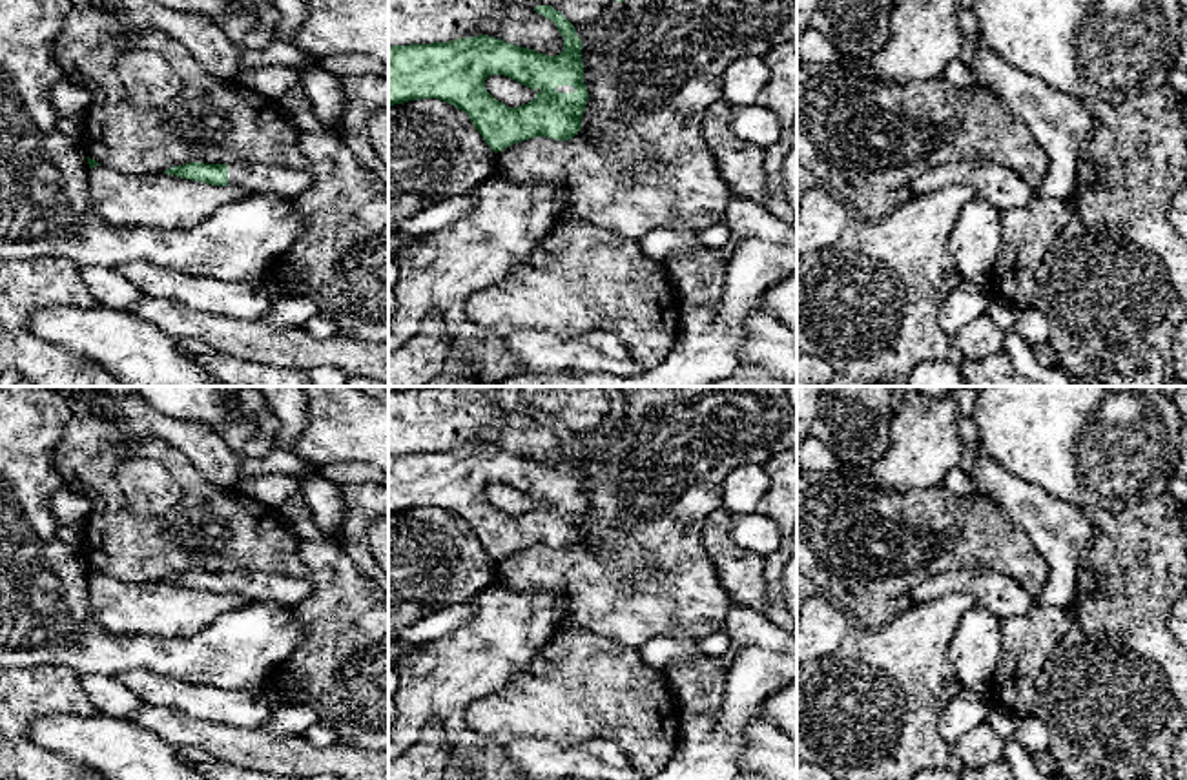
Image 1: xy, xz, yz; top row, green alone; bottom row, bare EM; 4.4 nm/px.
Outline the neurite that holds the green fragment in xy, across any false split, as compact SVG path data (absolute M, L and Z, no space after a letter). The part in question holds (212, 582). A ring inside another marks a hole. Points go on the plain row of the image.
M190 570L166 578L168 583L206 590L212 594L244 596L252 603L275 603L295 607L314 592L310 576L286 578L261 570L204 572Z

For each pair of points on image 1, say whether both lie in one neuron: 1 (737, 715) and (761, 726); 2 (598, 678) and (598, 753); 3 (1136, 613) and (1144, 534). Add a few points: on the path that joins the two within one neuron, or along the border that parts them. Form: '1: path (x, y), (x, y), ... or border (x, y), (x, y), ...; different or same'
1: border (763, 715), (746, 726), (746, 742), (737, 760); different
2: border (555, 740), (562, 744), (613, 740), (631, 760); different
3: path (1136, 593), (1140, 554); same

